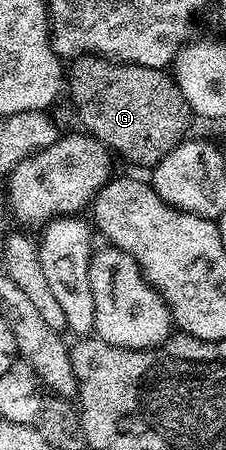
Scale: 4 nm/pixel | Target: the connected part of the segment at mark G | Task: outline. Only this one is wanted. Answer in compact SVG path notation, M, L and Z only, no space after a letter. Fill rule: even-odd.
M94 53L72 58L69 63L69 87L71 103L83 122L82 130L106 145L108 151L136 163L139 167L154 169L188 134L187 126L193 122L191 107L185 101L181 89L166 70L146 67L136 63L120 63Z

